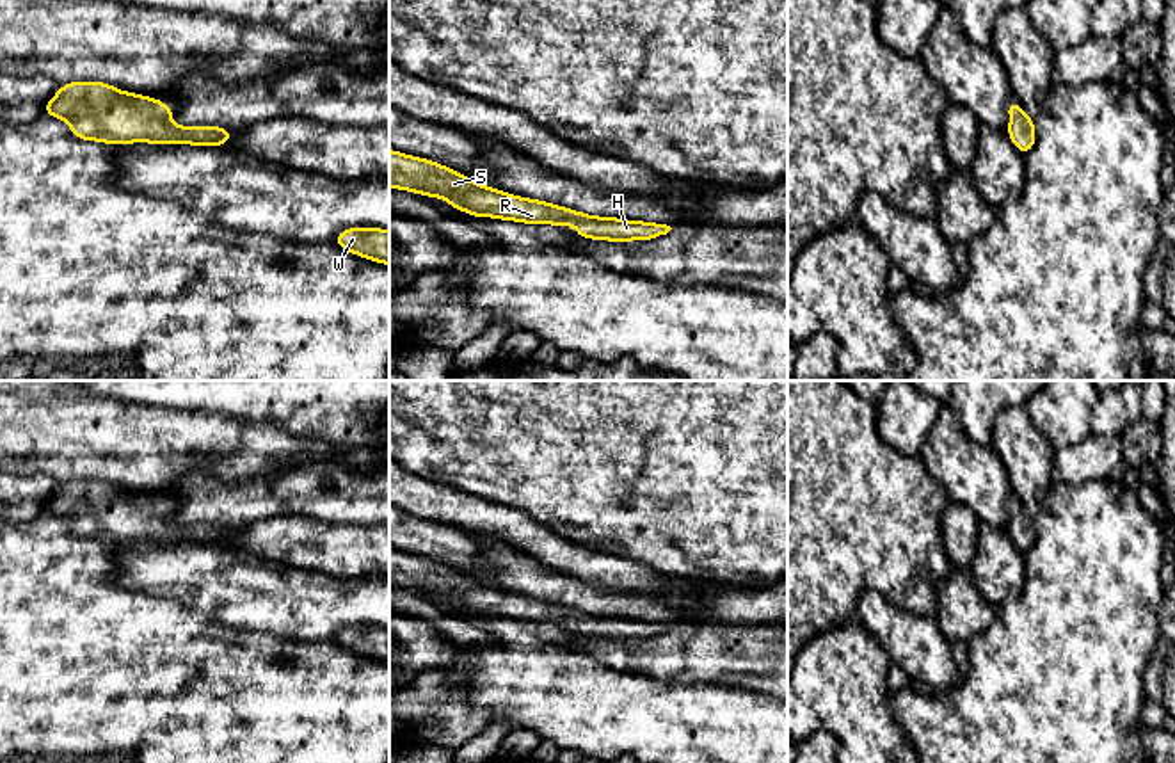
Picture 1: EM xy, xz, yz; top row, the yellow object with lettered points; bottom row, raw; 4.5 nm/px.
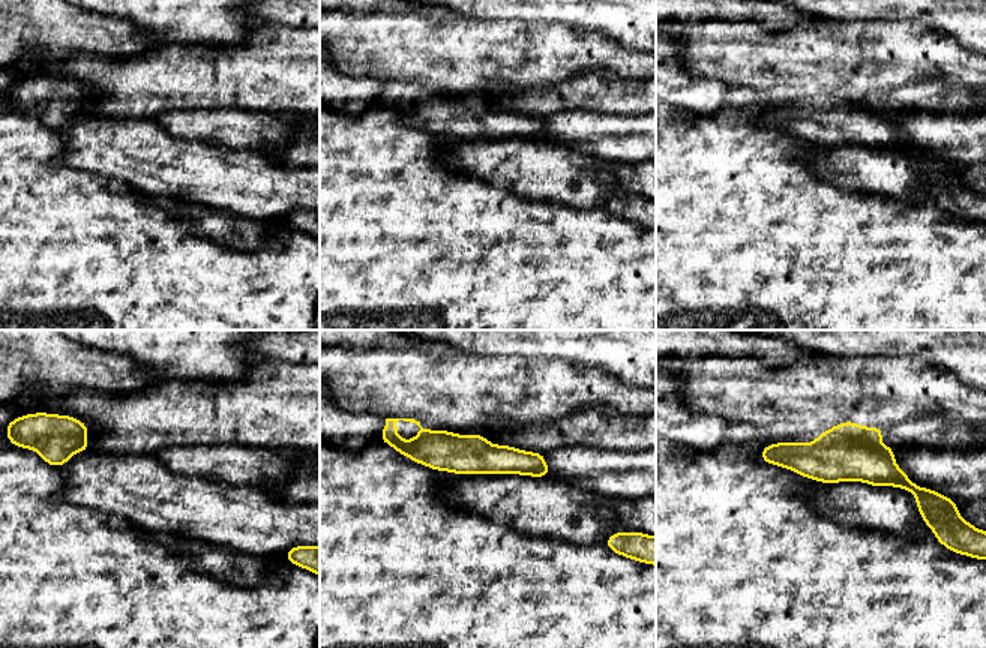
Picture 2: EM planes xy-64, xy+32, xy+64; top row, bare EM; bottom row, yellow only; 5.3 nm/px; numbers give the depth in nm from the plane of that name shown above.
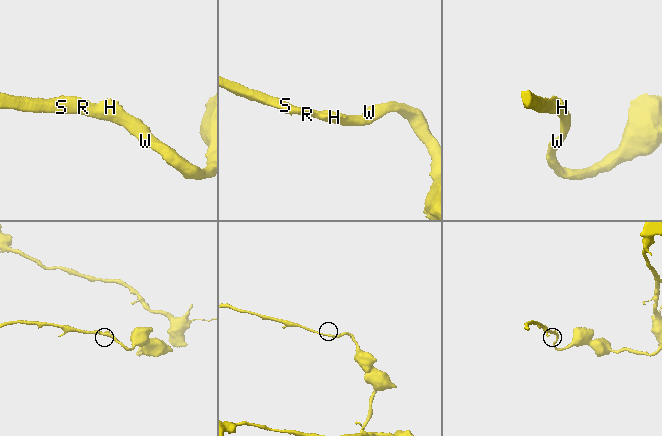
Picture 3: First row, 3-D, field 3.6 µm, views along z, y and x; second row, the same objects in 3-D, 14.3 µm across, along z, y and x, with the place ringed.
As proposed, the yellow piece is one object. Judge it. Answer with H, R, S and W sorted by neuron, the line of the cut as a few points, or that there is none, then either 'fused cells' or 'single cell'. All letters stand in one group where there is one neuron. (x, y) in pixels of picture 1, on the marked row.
H R S W | no cut | single cell

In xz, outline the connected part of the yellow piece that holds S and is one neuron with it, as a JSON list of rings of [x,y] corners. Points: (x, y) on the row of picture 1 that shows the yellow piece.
[[[389,149],[389,187],[441,197],[453,208],[473,217],[498,217],[524,224],[574,224],[580,238],[595,240],[651,240],[667,235],[672,228],[659,222],[622,221],[617,217],[594,217],[539,199],[484,187],[475,180],[441,164],[402,155]]]

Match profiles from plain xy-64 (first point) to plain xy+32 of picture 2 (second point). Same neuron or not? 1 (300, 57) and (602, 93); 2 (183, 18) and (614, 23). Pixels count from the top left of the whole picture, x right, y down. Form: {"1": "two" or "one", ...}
{"1": "one", "2": "one"}

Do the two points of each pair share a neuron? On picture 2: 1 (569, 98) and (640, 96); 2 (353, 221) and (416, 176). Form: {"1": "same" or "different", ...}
{"1": "same", "2": "same"}

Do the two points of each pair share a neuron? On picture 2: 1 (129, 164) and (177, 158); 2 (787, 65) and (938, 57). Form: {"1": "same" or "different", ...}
{"1": "same", "2": "same"}

